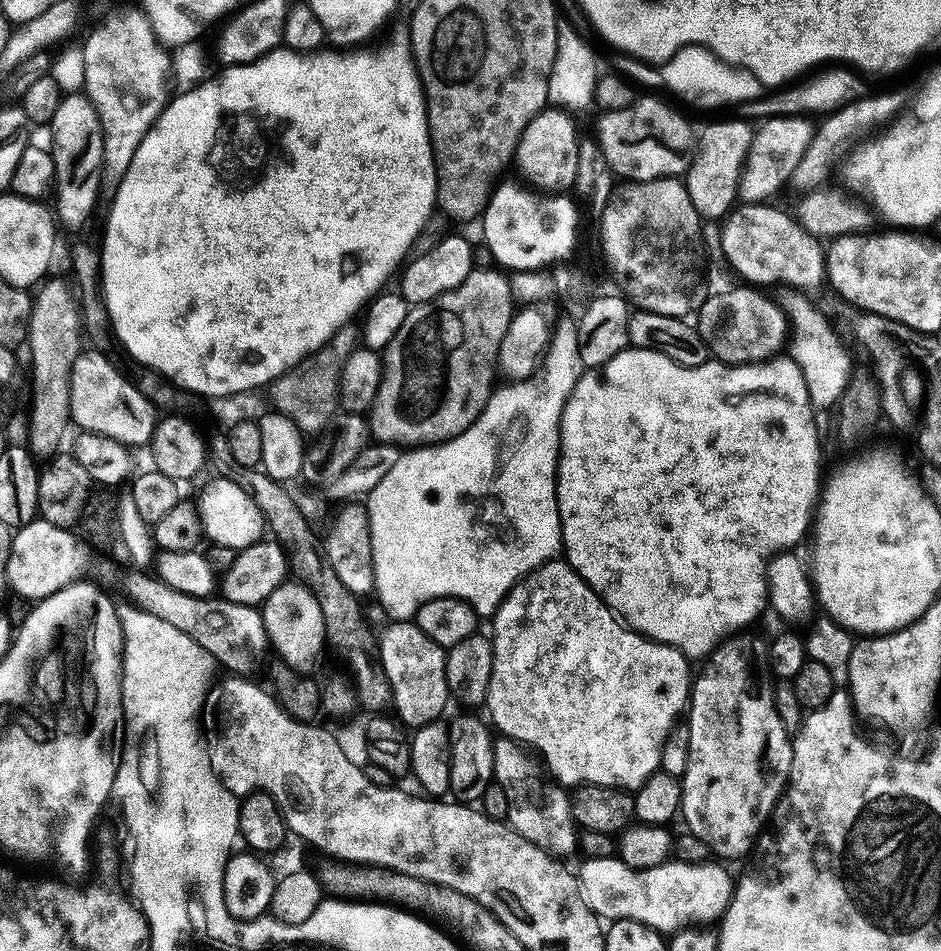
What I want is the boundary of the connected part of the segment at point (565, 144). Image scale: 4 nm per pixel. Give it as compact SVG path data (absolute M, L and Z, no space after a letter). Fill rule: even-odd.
M545 106L533 118L516 147L514 164L540 190L568 190L575 185L578 174L578 148L580 136L573 118L561 107Z

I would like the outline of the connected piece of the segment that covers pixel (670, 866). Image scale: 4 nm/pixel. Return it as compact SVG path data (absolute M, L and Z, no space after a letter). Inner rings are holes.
M596 856L588 860L578 871L578 883L580 896L586 902L591 912L603 918L605 921L613 920L637 920L648 928L655 928L661 934L672 934L677 930L695 922L712 922L723 917L732 900L734 876L731 876L725 865L705 862L702 864L690 864L687 862L667 862L653 868L632 868L623 860L612 856Z

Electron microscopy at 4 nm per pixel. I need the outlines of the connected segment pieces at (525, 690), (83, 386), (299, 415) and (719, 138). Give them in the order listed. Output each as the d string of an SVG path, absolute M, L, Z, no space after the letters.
M560 558L549 560L540 568L535 568L523 580L518 581L500 603L500 608L496 611L495 616L491 617L490 624L492 624L490 639L494 650L494 666L490 674L486 709L488 708L489 717L487 716L487 719L490 721L491 727L501 737L514 740L521 746L535 750L543 767L550 773L551 779L568 790L575 789L582 784L635 790L643 786L646 778L650 778L656 773L660 768L660 759L664 757L664 745L667 744L669 736L677 727L676 719L679 716L681 719L685 715L690 704L690 689L694 676L693 673L688 673L689 657L673 644L659 644L657 640L651 640L648 636L642 636L639 632L632 631L627 624L618 619L616 613L611 612L600 601L600 596L589 587L588 583Z
M84 350L81 351L80 357L74 362L70 374L71 423L77 429L93 432L94 434L106 434L106 438L114 438L118 442L129 446L137 446L136 444L147 445L151 441L158 423L158 415L156 416L157 405L144 397L137 385L131 379L128 381L107 359L109 357L103 352Z
M347 322L341 325L319 350L311 352L305 360L298 362L289 372L283 372L277 380L267 385L266 396L271 407L288 418L301 433L323 433L337 415L340 375L346 358L350 358L350 354L358 347L358 328L353 324Z
M733 119L720 120L717 124L708 124L705 126L704 132L702 128L698 136L698 147L692 157L692 164L688 167L686 173L690 202L694 206L694 210L698 210L698 214L705 221L716 219L719 221L721 218L727 217L738 200L740 176L744 173L744 163L748 159L751 150L754 128L747 119Z

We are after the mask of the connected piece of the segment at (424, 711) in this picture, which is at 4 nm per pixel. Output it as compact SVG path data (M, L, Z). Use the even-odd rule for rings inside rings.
M397 620L389 623L389 628L380 636L380 657L378 663L384 669L392 698L391 707L396 707L400 720L415 730L433 724L445 714L444 707L450 701L448 683L446 682L446 652L412 620Z

